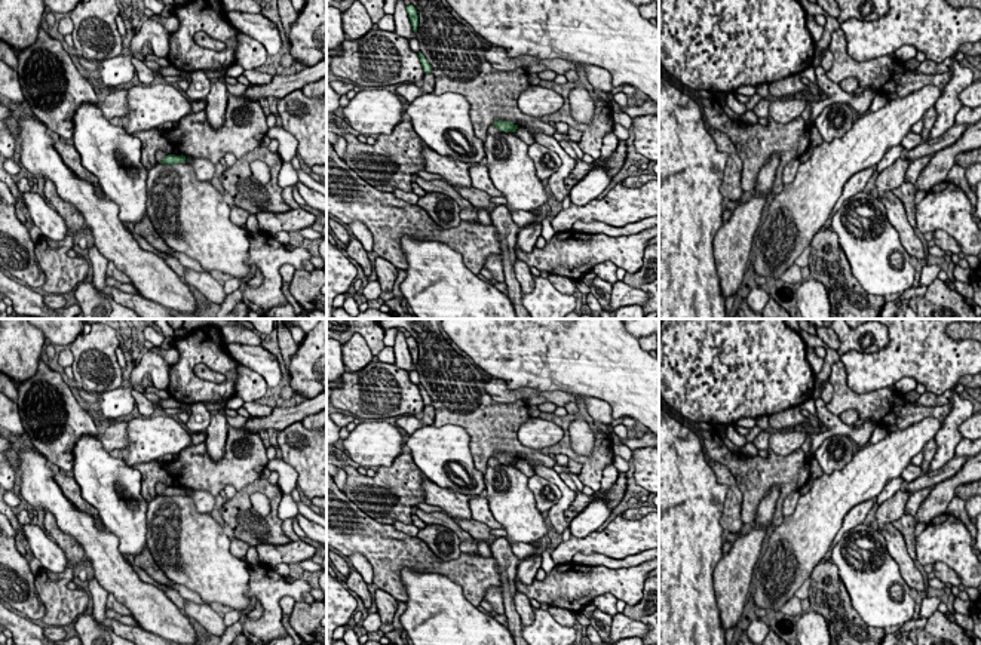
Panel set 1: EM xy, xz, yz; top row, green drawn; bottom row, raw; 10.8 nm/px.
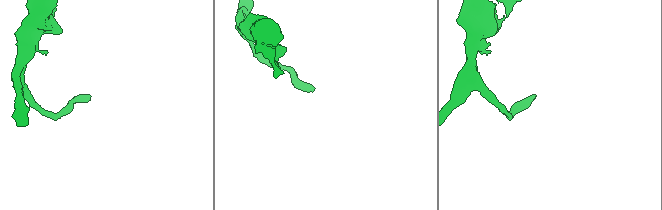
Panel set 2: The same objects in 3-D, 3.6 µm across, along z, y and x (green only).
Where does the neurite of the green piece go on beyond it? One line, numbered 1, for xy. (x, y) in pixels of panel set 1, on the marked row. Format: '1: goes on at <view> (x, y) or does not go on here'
1: does not go on here

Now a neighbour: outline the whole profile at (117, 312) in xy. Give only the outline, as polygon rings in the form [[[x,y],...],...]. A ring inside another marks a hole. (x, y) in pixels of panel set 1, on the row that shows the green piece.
[[[110,297],[107,300],[111,305],[110,319],[140,319],[134,310],[114,302]]]

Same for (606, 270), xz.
[[[603,261],[597,265],[594,265],[592,271],[600,277],[604,279],[607,282],[610,282],[611,285],[614,285],[617,282],[617,267],[611,262],[611,261]]]

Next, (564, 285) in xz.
[[[549,274],[548,279],[562,294],[574,294],[576,291],[576,282],[568,277]]]

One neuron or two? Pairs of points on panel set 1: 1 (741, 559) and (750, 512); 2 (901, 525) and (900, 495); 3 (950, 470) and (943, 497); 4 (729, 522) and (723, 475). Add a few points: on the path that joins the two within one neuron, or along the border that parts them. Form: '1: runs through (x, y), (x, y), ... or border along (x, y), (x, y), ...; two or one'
1: border along (768, 493), (757, 507), (757, 519), (753, 525); two
2: border along (904, 512), (891, 522); two
3: border along (965, 461), (952, 476), (932, 488); two
4: runs through (732, 510), (732, 487); one

